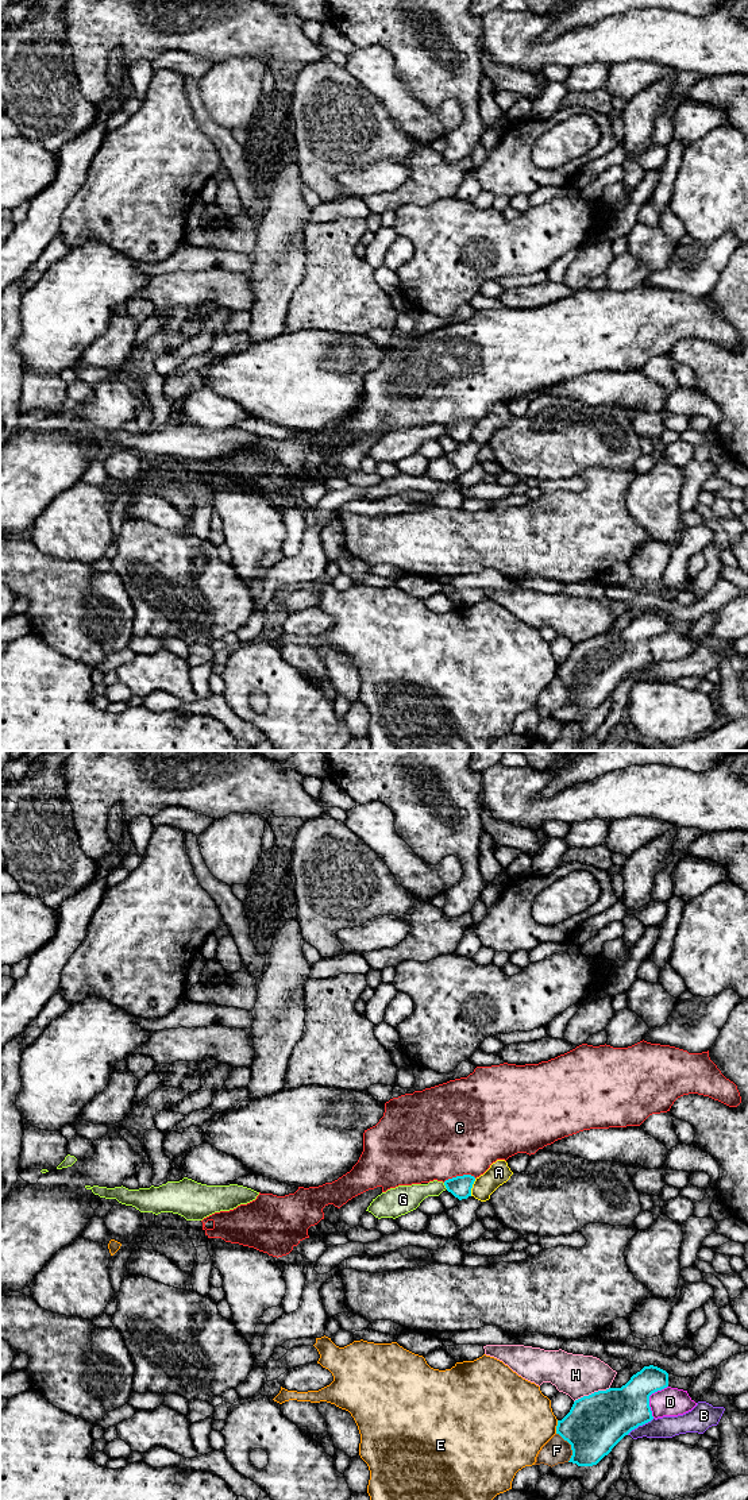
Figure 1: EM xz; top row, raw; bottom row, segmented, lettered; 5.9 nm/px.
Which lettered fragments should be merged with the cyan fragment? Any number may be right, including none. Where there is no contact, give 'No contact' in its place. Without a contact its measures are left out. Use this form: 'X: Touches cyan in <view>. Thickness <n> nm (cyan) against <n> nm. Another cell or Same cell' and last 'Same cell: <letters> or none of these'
A: Touches cyan in xz. Thickness 130 nm (cyan) against 130 nm. Another cell
B: Touches cyan in xz. Thickness 340 nm (cyan) against 130 nm. Another cell
C: Touches cyan in xz. Thickness 130 nm (cyan) against 480 nm. Another cell
D: Touches cyan in xz. Thickness 300 nm (cyan) against 180 nm. Another cell
E: Touches cyan in xz. Thickness 340 nm (cyan) against 440 nm. Another cell
F: Touches cyan in xz. Thickness 340 nm (cyan) against 160 nm. Another cell
G: Touches cyan in xz. Thickness 130 nm (cyan) against 160 nm. Another cell
H: Touches cyan in xz. Thickness 340 nm (cyan) against 260 nm. Another cell
Same cell: none of these

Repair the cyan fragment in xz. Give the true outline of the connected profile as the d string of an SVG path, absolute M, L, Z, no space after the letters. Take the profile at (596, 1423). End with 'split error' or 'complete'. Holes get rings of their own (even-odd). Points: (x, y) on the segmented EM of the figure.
M644 1366L621 1388L609 1388L574 1401L570 1412L558 1420L556 1434L571 1445L568 1462L578 1466L597 1465L632 1430L653 1419L649 1396L668 1387L668 1373L658 1366Z | complete

